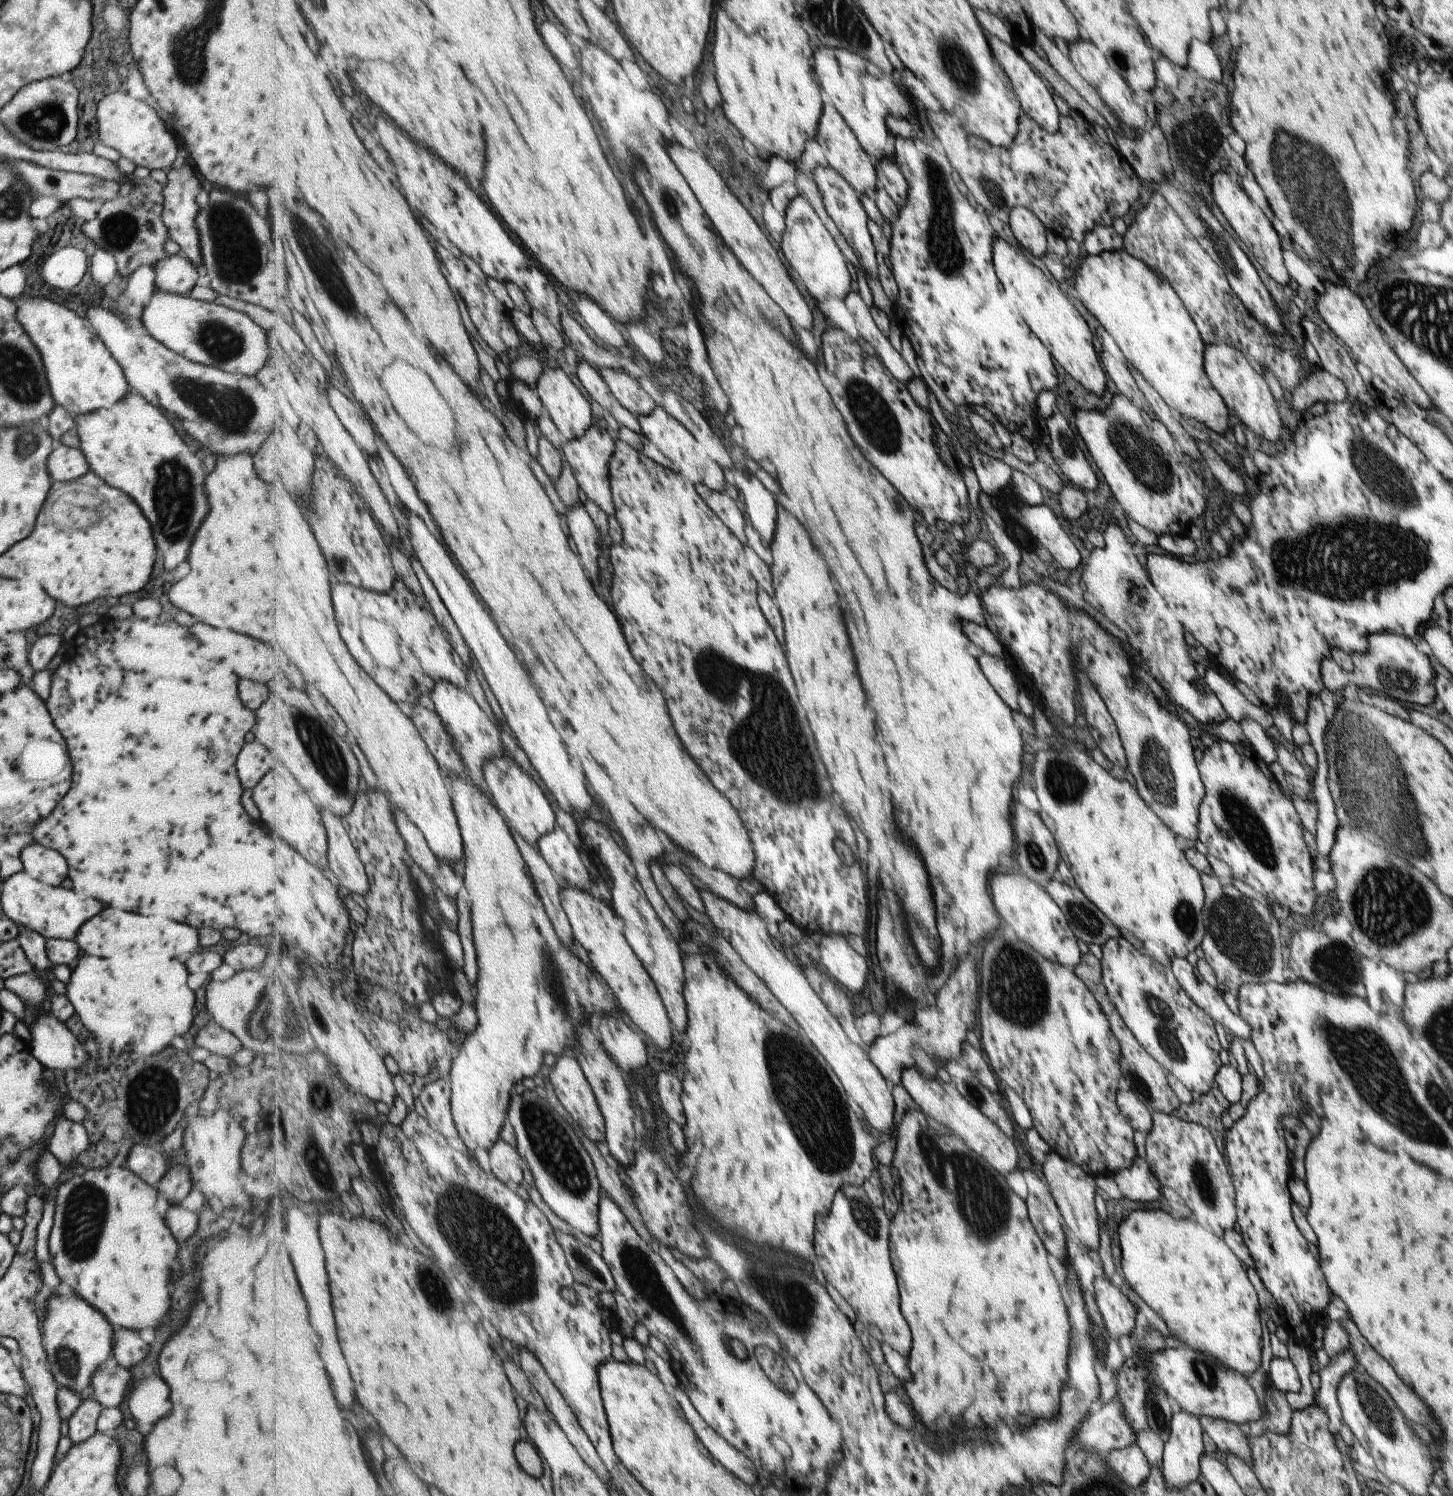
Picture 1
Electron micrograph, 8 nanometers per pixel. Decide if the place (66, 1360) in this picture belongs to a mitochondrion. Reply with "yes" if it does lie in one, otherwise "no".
yes

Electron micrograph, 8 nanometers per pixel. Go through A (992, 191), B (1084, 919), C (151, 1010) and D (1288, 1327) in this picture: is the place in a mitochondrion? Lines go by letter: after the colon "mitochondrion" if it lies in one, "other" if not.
A: mitochondrion
B: mitochondrion
C: other
D: other

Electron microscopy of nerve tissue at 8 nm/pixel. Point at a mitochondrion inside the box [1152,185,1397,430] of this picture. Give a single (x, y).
(1220, 243)

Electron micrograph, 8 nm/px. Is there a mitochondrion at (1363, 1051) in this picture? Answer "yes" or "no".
yes

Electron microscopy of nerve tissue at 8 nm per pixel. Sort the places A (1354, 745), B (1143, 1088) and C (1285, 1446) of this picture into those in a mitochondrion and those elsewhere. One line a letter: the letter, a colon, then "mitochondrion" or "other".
A: mitochondrion
B: mitochondrion
C: other

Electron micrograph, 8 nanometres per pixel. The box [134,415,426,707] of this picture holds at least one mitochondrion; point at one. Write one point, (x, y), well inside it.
(177, 479)

